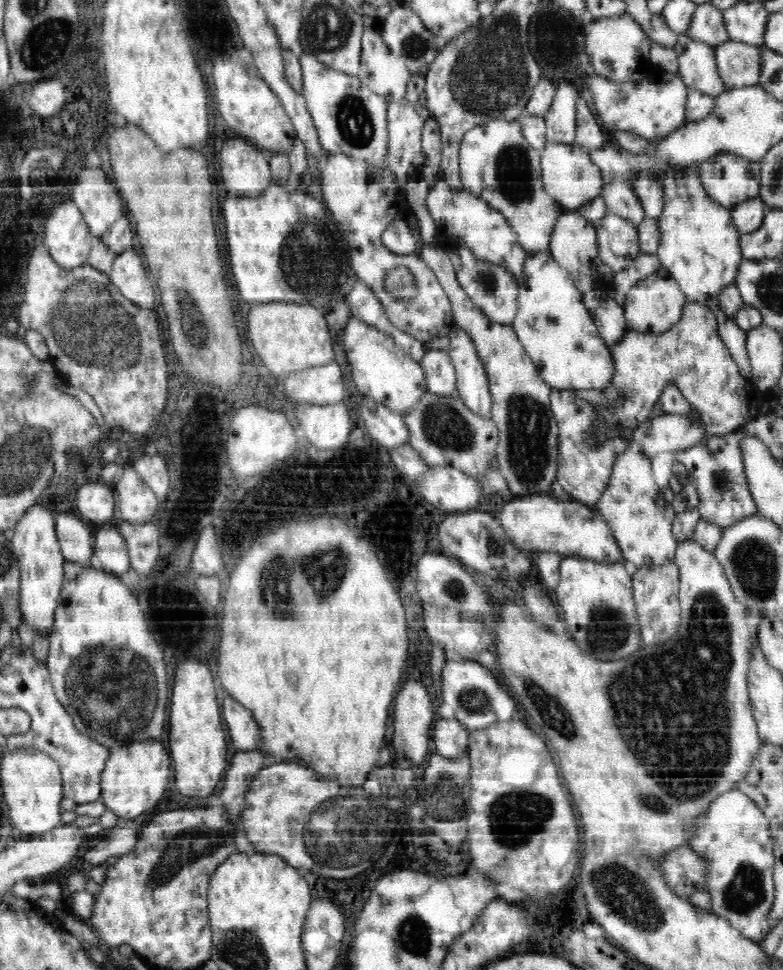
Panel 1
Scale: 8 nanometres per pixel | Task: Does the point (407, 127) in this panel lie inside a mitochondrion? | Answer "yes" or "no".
no

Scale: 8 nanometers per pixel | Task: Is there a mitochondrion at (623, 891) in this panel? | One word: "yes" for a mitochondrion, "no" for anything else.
yes

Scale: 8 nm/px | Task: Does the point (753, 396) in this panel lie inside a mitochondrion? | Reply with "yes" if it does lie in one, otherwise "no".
no

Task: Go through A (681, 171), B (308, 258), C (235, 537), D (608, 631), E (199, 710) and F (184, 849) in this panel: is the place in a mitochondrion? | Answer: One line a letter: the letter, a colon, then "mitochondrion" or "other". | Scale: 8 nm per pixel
A: other
B: mitochondrion
C: other
D: mitochondrion
E: other
F: mitochondrion

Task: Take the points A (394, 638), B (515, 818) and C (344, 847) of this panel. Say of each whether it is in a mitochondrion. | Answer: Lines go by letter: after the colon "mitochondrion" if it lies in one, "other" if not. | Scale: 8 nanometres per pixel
A: other
B: mitochondrion
C: mitochondrion

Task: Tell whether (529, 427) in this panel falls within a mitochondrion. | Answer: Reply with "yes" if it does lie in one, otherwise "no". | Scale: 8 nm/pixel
yes

